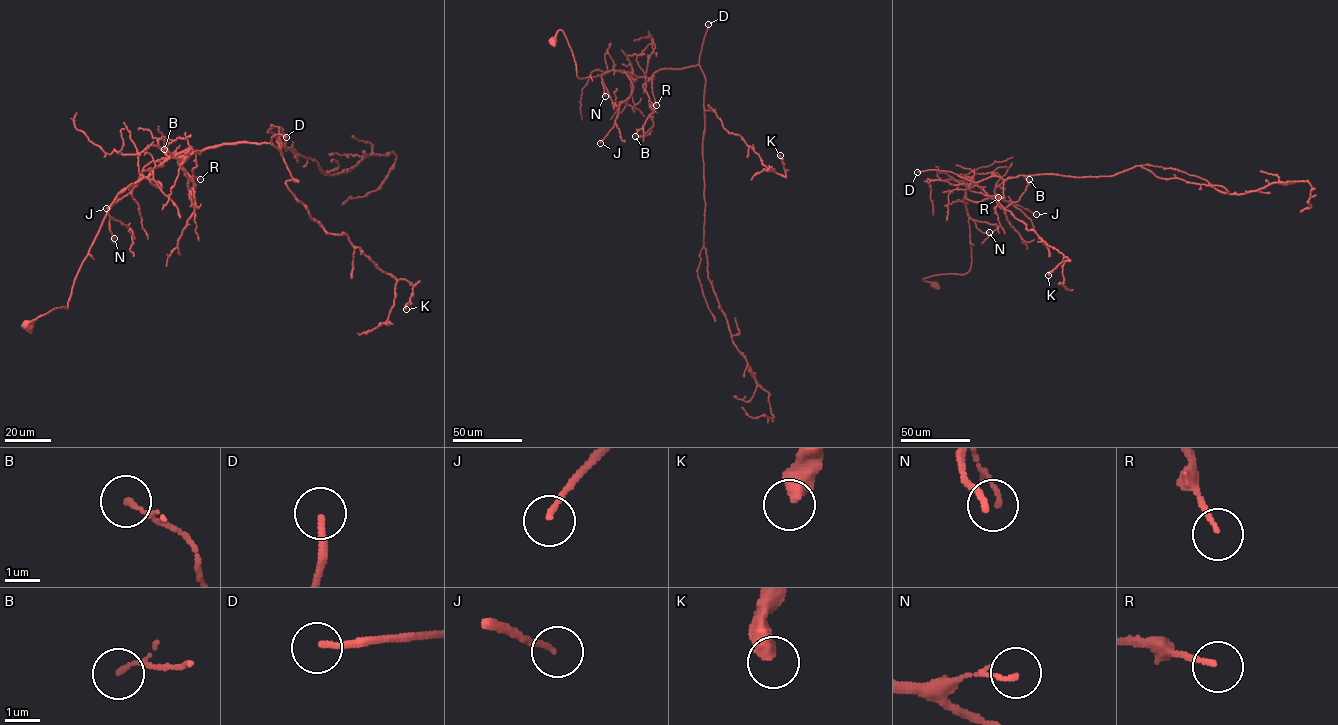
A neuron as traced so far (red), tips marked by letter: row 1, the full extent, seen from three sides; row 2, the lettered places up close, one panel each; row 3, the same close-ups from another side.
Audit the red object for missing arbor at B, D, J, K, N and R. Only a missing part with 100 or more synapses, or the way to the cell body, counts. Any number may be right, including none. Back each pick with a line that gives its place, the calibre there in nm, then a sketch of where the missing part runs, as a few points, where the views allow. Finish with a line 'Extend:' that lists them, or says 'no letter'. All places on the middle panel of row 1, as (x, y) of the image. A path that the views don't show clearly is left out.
D: at (708, 24); 180 nm thick
Extend: D

